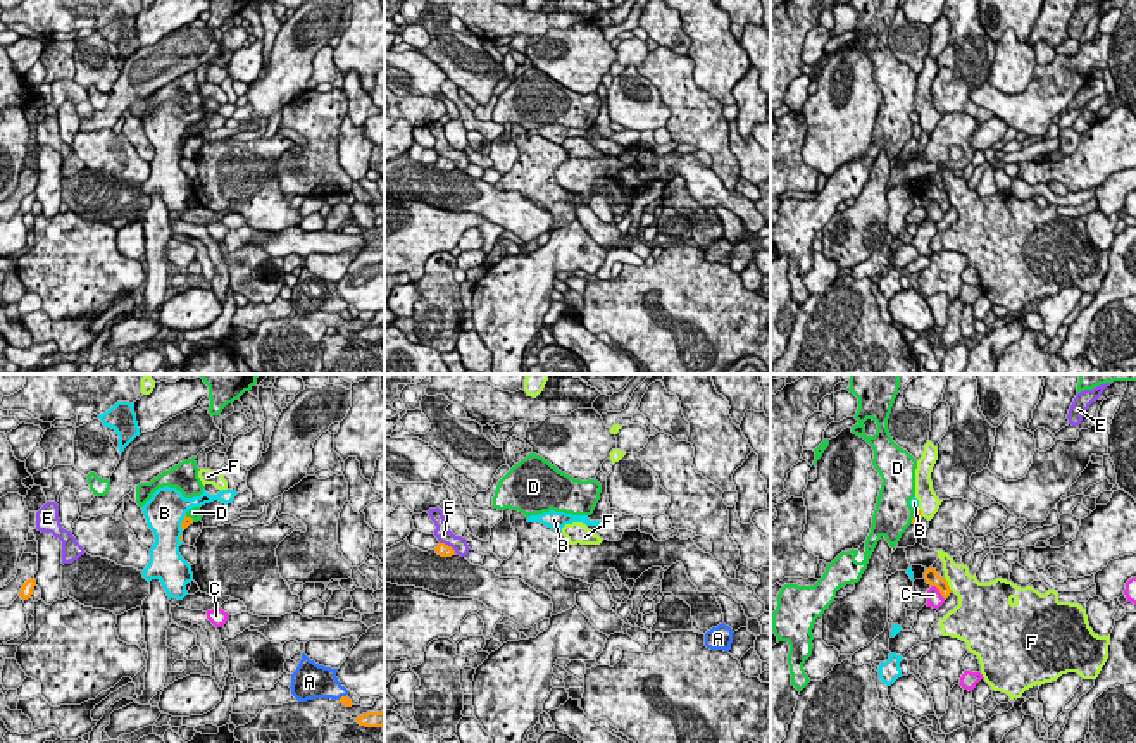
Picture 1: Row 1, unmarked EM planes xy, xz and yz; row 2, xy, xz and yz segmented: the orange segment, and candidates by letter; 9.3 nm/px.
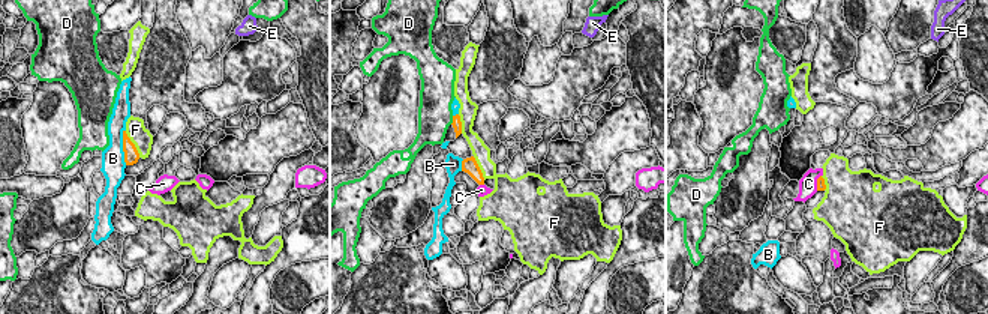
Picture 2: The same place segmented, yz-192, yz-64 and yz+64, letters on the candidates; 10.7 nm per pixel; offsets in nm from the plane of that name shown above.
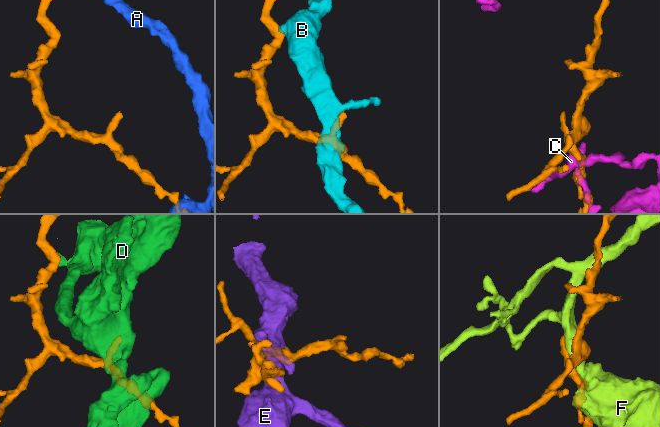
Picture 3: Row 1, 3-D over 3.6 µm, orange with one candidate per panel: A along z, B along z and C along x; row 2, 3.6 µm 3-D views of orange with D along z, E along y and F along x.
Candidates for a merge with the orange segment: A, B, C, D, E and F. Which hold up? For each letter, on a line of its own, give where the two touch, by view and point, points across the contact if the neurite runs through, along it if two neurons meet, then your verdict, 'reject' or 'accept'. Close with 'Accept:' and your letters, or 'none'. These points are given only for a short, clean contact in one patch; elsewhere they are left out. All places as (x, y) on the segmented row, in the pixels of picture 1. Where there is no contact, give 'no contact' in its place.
A: contact xy (342, 697); border xy (345, 695), (338, 700); reject
B: contact xy (181, 523); reject
C: contact yz (940, 592); reject
D: contact xy (190, 518); border xy (185, 516), (193, 521); reject
E: contact xz (447, 545); reject
F: contact yz (947, 583); reject
Accept: none

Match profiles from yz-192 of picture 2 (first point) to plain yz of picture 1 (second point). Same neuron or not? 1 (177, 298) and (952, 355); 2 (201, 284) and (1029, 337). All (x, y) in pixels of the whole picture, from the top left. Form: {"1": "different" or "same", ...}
{"1": "same", "2": "different"}

